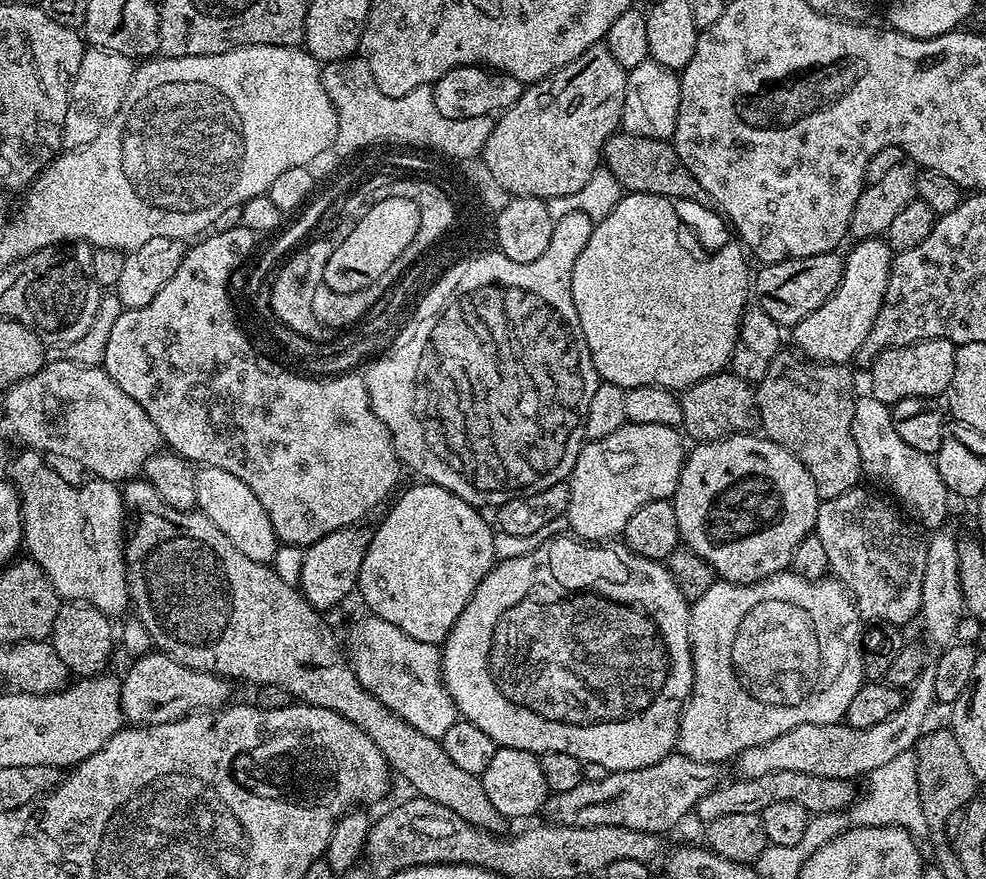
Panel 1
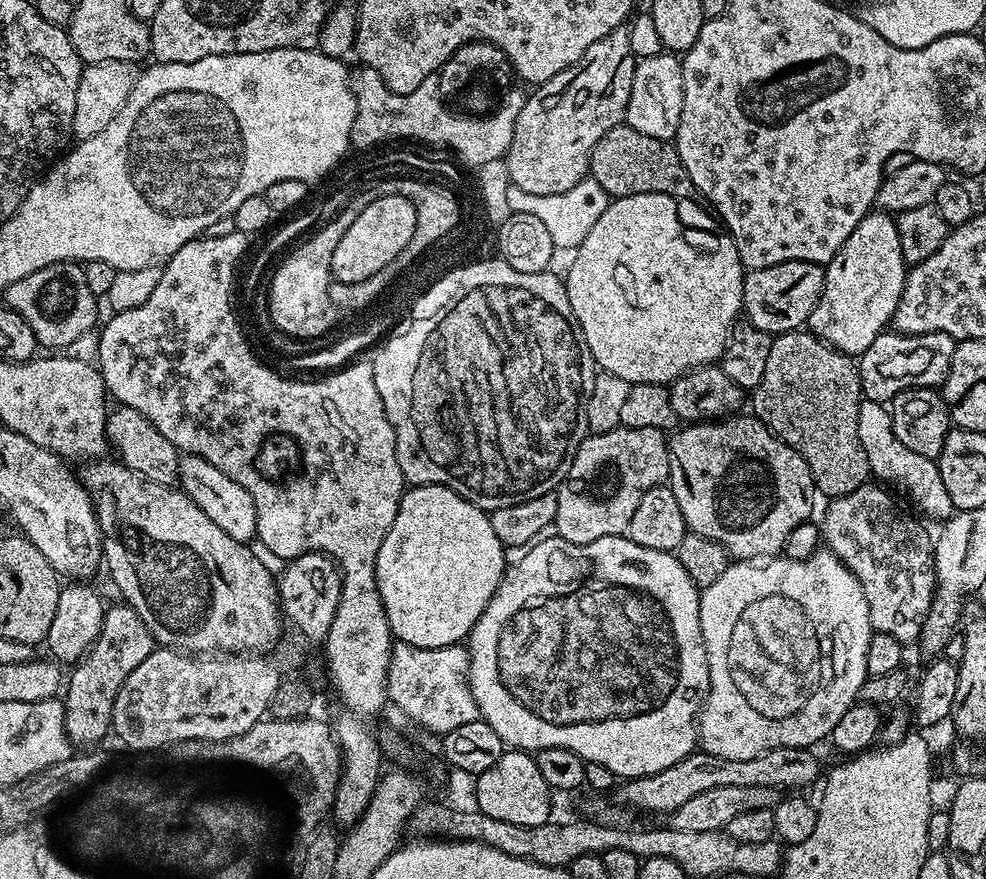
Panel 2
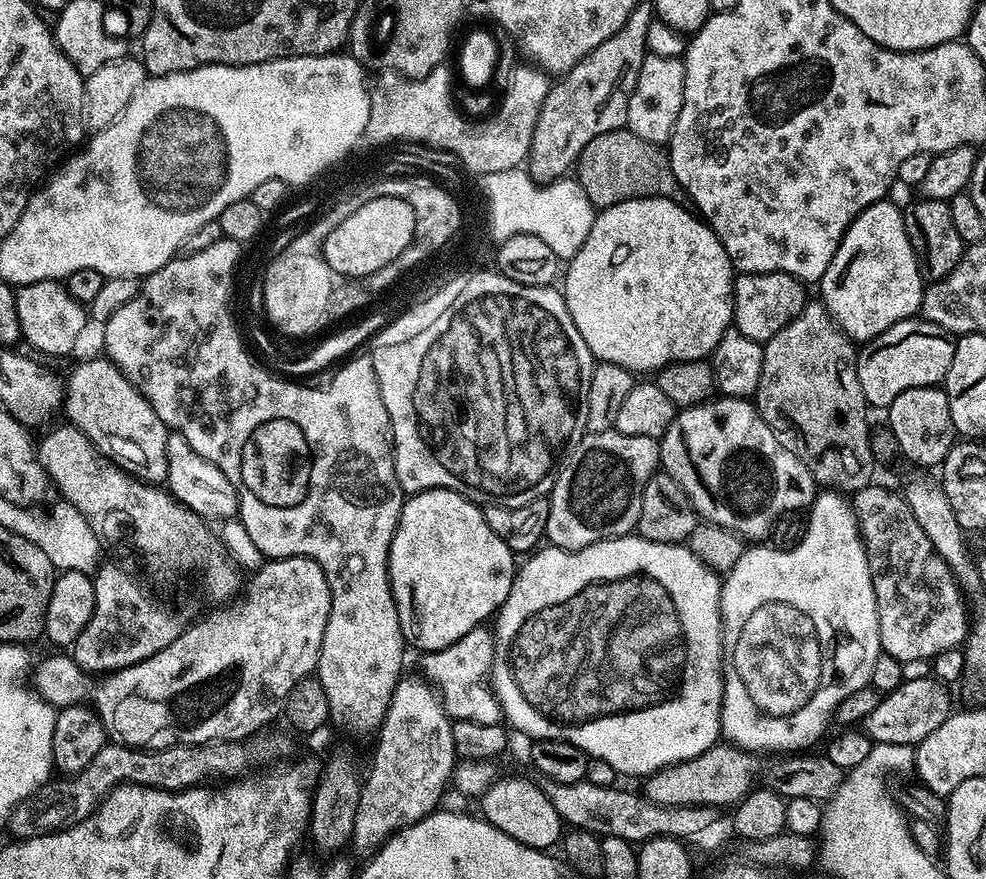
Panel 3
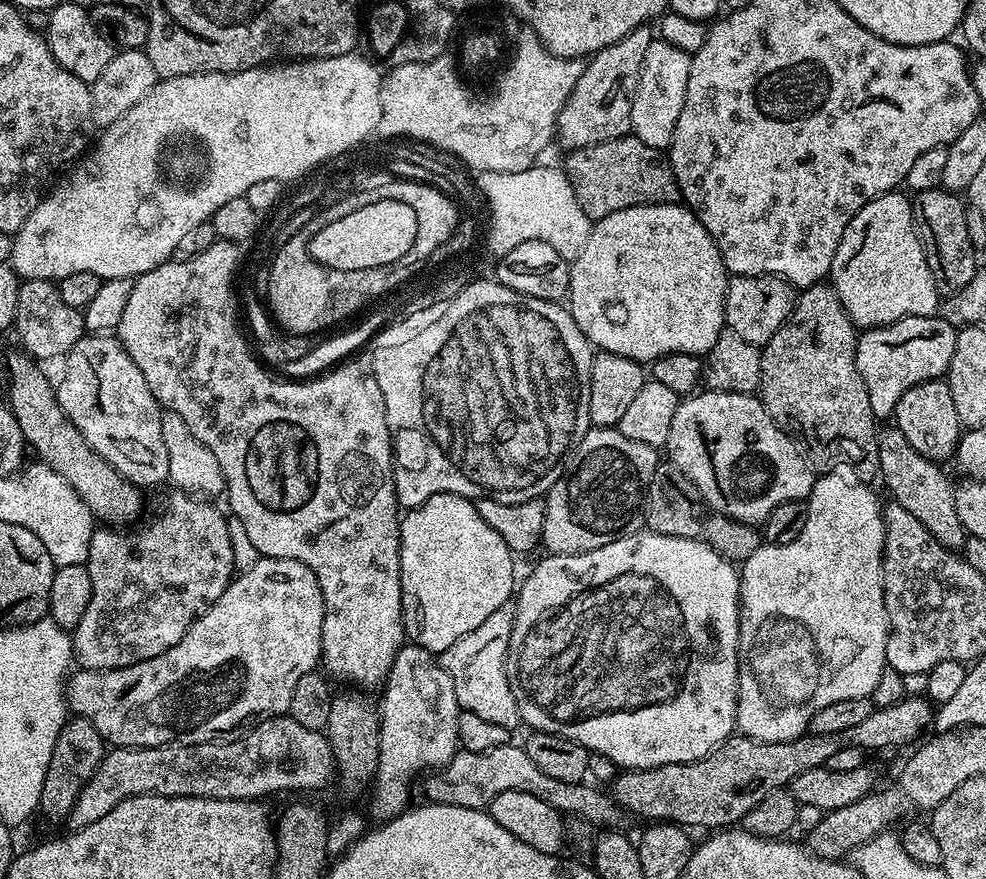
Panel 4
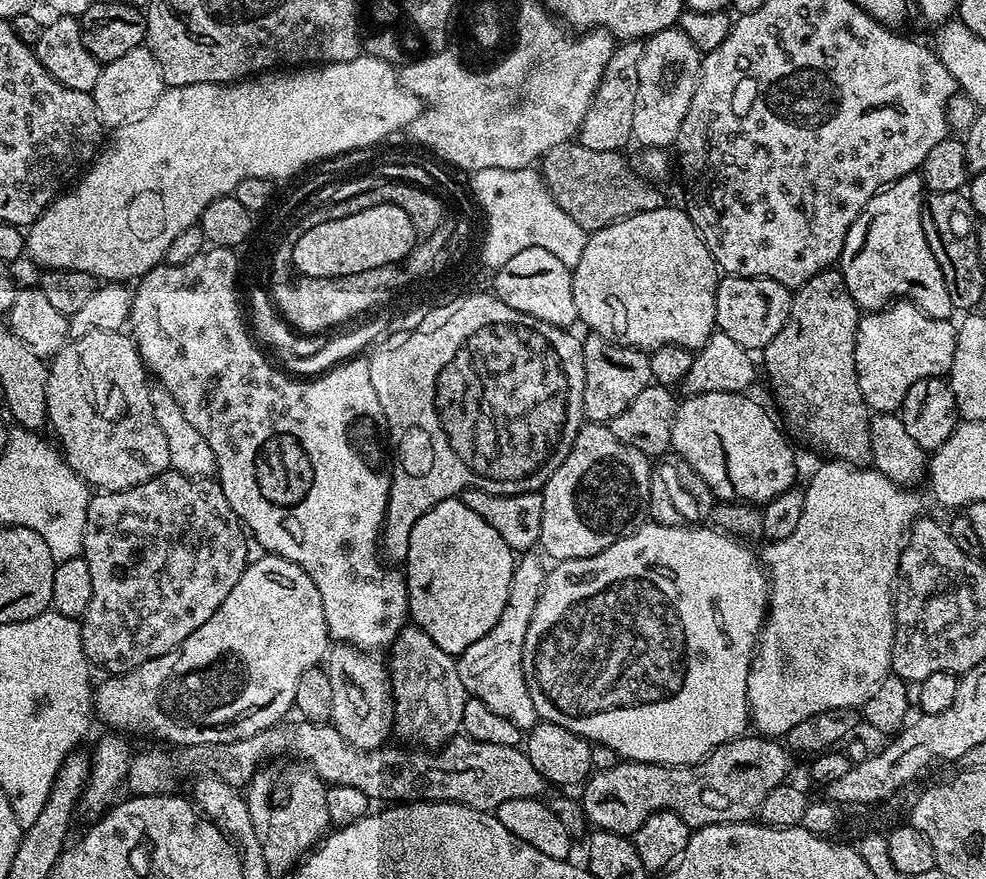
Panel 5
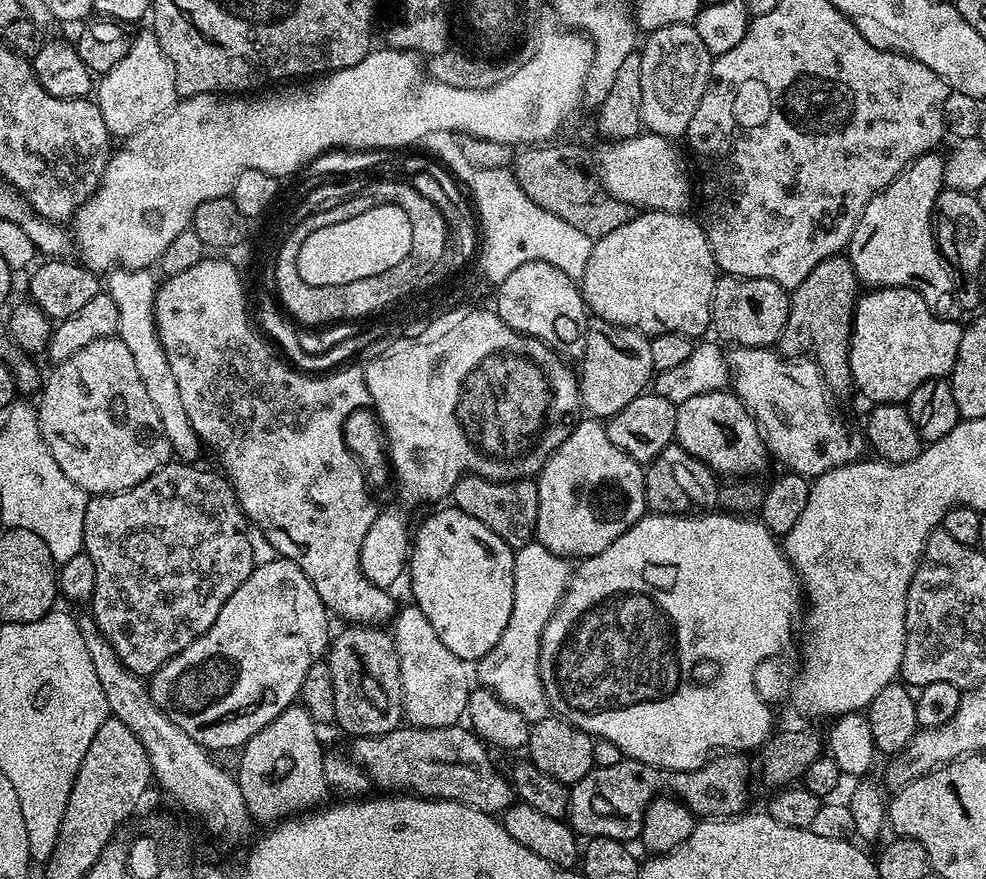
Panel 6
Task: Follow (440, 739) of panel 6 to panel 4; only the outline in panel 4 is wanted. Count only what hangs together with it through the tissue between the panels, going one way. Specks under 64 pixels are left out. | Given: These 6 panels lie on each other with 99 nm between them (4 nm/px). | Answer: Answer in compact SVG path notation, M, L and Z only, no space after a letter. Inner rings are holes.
M285 714L255 721L240 735L211 744L113 747L105 751L103 762L78 794L67 818L67 827L75 830L90 826L90 822L98 822L102 814L110 814L110 810L128 796L197 796L259 801L264 798L260 796L284 792L287 788L324 788L331 780L333 783L336 759L332 757L332 748L323 731L306 730L306 726ZM509 742L485 752L457 751L450 763L423 777L424 792L428 795L425 797L434 804L484 810L491 805L494 798L498 798L498 794L506 790L522 790L526 794L534 794L534 798L542 798L542 802L546 802L546 806L556 812L586 818L586 822L601 829L612 830L619 825L616 823L622 817L622 809L611 795L603 796L599 787L588 782L571 784L542 774L542 770L538 770L538 766L530 762L523 747L516 745L515 748L514 744Z

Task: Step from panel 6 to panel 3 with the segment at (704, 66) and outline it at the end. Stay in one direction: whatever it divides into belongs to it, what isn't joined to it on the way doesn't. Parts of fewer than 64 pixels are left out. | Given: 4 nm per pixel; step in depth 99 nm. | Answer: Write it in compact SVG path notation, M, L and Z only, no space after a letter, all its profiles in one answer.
M645 55L642 70L638 70L638 82L634 82L634 90L628 103L628 131L638 134L638 138L646 138L646 142L667 145L672 136L674 122L678 122L678 113L682 111L682 98L686 90L686 70L683 59L662 58Z

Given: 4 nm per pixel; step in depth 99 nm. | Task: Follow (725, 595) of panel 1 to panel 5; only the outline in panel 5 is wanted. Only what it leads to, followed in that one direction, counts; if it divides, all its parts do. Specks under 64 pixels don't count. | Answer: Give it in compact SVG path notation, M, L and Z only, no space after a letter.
M824 462L820 469L812 476L808 488L803 489L804 509L802 519L798 522L794 534L790 538L773 540L767 545L764 556L762 552L762 564L766 569L769 589L766 593L766 615L764 616L758 639L752 653L752 664L748 668L748 710L750 720L756 724L761 733L769 738L780 738L788 733L802 718L810 718L822 710L831 708L859 709L882 686L884 679L892 672L892 647L896 637L896 613L894 611L894 585L898 579L900 570L900 555L904 549L904 541L920 512L920 500L914 491L907 487L895 484L882 473L868 466L853 466L843 462Z

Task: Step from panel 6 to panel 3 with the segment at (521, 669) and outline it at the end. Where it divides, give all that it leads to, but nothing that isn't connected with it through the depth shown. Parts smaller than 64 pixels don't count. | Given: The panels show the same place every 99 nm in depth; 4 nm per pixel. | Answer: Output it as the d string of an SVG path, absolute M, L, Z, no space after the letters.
M481 626L470 630L458 642L436 652L423 653L419 658L424 667L423 679L434 689L444 706L444 712L453 721L482 722L483 724L500 724L502 713L500 703L490 683L492 658L494 656L493 633Z

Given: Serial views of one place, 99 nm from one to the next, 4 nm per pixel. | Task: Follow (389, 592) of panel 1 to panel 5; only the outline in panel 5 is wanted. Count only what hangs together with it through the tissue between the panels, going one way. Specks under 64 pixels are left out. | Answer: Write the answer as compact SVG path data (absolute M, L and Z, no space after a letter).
M453 498L438 502L429 512L417 518L410 534L410 546L408 547L406 561L406 579L408 581L408 615L411 623L415 627L422 629L426 634L430 634L430 638L434 638L434 642L438 642L438 646L442 646L442 650L446 650L446 654L450 654L454 658L459 657L460 653L466 650L466 646L478 642L478 638L482 638L482 634L489 632L494 626L494 622L498 622L498 618L502 614L510 594L513 567L514 553L512 548L506 546L506 542L502 542L502 538L498 538L498 530L494 530L494 526L490 526L485 520L478 518L478 514L474 514L474 510L470 510L470 506L466 506L463 499Z

